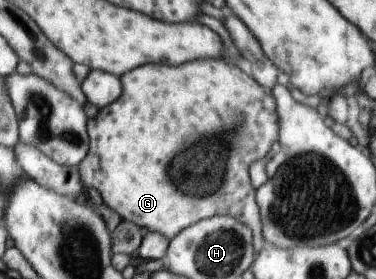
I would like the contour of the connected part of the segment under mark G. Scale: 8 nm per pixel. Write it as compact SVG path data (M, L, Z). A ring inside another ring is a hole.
M221 59L189 61L177 68L147 64L137 70L123 73L123 76L119 77L119 83L119 98L109 106L99 108L98 115L89 119L89 154L77 166L79 178L82 178L84 185L87 188L95 188L101 194L103 203L113 212L117 212L121 220L135 223L138 227L144 226L148 231L165 235L169 240L200 220L229 215L251 228L253 238L257 238L258 252L264 240L262 230L259 230L260 214L257 214L256 198L253 198L256 192L249 184L247 168L251 162L265 158L271 152L273 142L279 137L280 119L273 98L265 94L255 80L251 80L247 74ZM219 138L227 140L227 160L225 142L201 142Z

